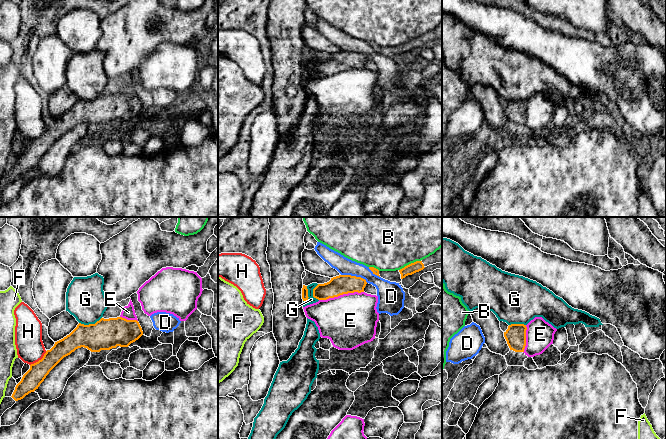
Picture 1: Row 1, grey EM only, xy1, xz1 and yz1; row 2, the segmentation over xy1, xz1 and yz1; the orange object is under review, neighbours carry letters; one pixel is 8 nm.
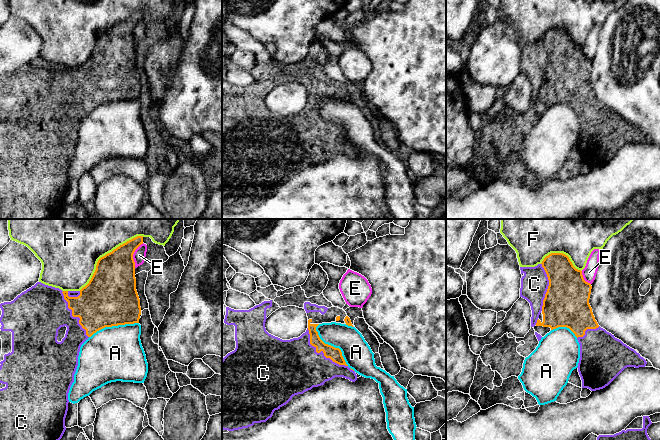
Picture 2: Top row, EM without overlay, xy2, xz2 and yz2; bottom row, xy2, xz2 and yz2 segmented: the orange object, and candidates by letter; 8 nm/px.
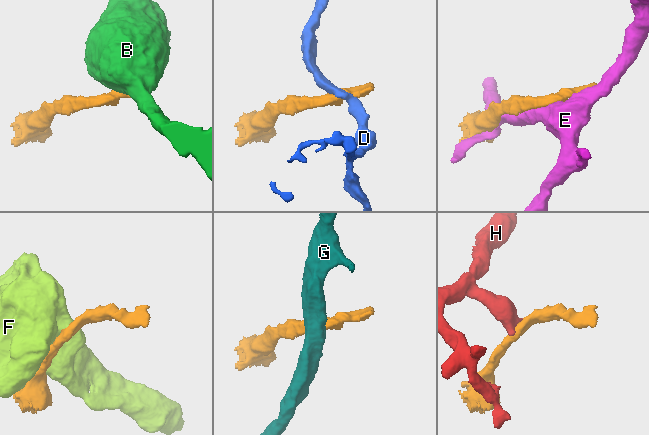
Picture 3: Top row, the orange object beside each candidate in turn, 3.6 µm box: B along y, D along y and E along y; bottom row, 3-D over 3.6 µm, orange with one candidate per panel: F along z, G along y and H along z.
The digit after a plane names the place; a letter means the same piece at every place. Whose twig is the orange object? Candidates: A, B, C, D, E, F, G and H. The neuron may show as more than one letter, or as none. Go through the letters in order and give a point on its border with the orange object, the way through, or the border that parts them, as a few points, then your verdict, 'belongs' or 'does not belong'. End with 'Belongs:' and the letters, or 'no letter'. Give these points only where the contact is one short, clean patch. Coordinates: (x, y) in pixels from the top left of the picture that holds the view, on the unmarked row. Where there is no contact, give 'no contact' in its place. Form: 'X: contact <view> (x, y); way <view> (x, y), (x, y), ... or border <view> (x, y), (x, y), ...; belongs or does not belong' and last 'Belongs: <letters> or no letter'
A: contact xz2 (330, 121); does not belong
B: contact xz1 (409, 40); does not belong
C: contact xz2 (321, 126); belongs
D: contact xz1 (354, 52); does not belong
E: contact xz1 (341, 70); does not belong
F: contact xy2 (106, 30); does not belong
G: contact xy1 (90, 100); border xy1 (101, 93), (94, 99), (79, 99); does not belong
H: contact xy1 (39, 136); border xy1 (46, 127), (40, 135), (30, 141); does not belong
Belongs: C

